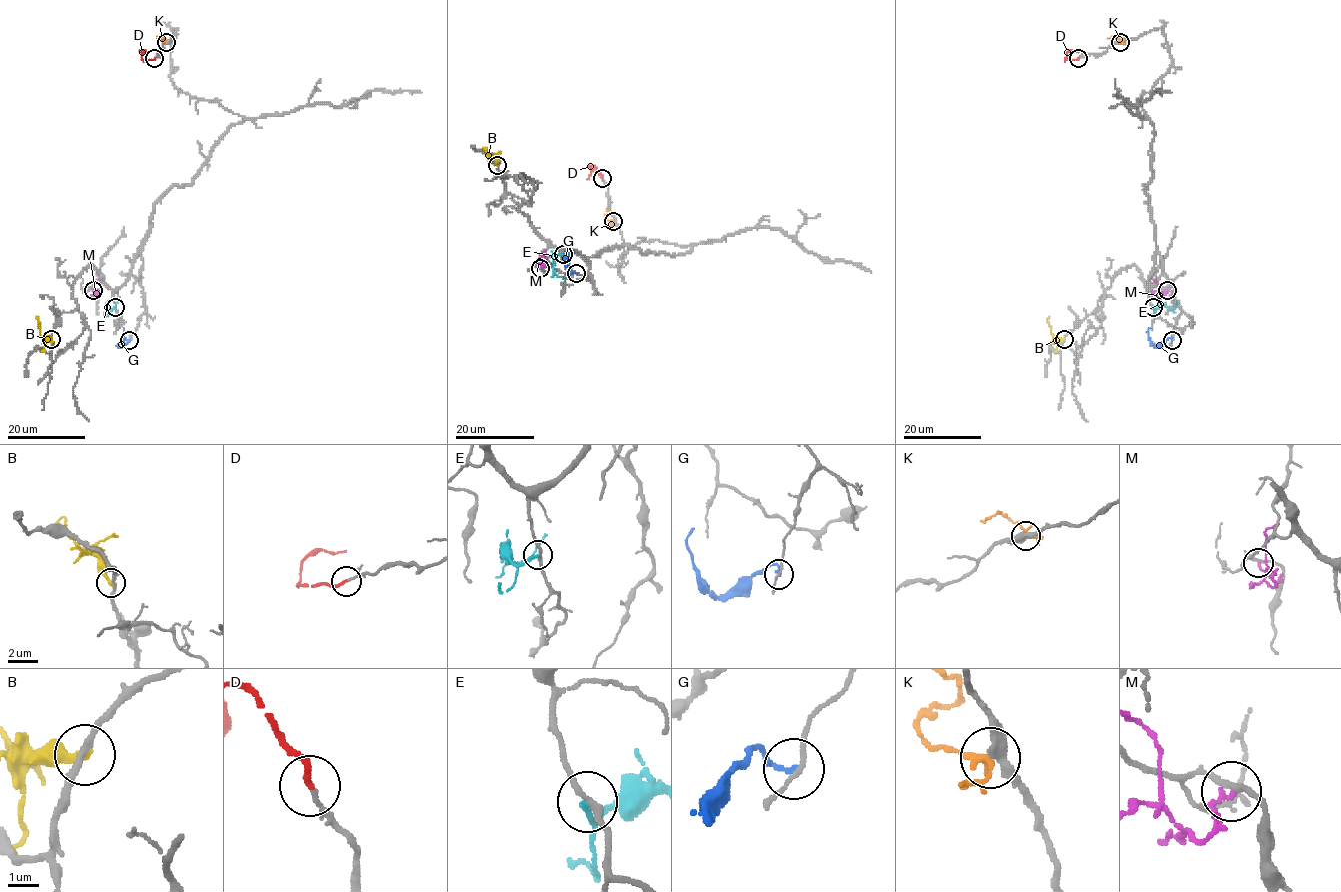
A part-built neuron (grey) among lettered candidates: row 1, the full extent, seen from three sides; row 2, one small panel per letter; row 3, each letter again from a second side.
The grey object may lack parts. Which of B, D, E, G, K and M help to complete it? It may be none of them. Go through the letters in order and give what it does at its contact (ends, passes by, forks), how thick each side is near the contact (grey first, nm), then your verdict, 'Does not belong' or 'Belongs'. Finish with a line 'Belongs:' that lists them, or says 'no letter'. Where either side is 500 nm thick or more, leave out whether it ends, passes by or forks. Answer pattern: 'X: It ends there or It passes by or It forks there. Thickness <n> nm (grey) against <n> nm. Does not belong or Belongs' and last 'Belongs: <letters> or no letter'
B: It ends there. Thickness 240 nm (grey) against 320 nm. Does not belong
D: It ends there. Thickness 110 nm (grey) against 190 nm. Belongs
E: It ends there. Thickness 200 nm (grey) against 190 nm. Does not belong
G: It ends there. Thickness 120 nm (grey) against 180 nm. Does not belong
K: It passes by. Thickness 400 nm (grey) against 190 nm. Does not belong
M: It ends there. Thickness 180 nm (grey) against 150 nm. Does not belong
Belongs: D

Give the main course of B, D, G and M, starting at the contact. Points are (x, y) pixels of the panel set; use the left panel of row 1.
B: (51, 339), (41, 336), (36, 316)
D: (154, 59), (142, 60), (141, 54), (143, 51), (140, 50)
G: (129, 340), (124, 338), (118, 346), (123, 328)
M: (93, 289), (96, 296), (98, 280)

